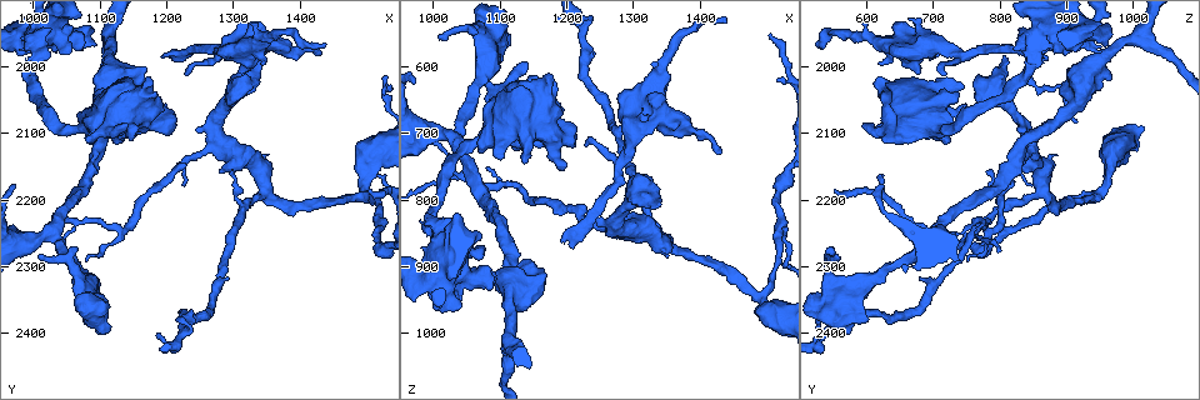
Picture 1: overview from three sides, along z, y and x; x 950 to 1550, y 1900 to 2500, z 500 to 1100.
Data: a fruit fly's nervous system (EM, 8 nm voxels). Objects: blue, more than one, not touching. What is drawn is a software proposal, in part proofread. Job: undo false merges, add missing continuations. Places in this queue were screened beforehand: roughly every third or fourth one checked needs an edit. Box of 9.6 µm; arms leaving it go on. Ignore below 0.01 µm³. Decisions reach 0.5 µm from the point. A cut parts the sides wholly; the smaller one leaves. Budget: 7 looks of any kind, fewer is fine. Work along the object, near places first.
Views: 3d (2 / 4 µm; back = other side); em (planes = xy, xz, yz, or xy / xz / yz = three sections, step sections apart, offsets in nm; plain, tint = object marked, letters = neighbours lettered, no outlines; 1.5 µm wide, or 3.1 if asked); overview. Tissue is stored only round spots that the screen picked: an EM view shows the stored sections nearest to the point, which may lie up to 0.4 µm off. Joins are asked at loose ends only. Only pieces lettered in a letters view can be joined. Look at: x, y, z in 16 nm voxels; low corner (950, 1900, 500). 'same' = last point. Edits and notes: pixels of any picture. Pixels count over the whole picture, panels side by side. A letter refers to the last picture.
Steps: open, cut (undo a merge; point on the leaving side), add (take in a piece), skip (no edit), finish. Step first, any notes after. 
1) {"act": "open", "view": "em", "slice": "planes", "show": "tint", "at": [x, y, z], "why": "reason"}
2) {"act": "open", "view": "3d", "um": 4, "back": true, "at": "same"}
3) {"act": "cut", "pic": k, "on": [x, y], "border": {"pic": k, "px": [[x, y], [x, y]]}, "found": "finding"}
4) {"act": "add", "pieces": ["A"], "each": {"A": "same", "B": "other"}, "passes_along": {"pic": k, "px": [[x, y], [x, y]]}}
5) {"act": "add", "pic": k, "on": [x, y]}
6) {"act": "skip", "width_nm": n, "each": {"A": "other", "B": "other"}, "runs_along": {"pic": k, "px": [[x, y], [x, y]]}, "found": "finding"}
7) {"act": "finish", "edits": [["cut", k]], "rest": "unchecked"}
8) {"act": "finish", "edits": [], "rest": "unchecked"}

{"act": "open", "view": "3d", "um": 4, "at": [1375, 1975, 685], "why": "sudden change in width"}

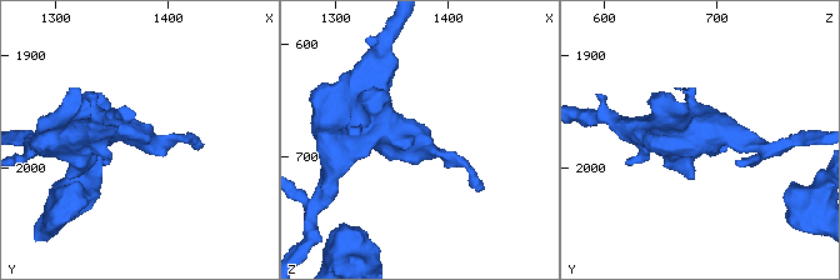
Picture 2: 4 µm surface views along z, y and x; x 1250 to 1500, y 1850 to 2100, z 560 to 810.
{"act": "open", "view": "em", "slice": "planes", "show": "plain", "at": [1374, 1968, 688], "why": "now the EM"}

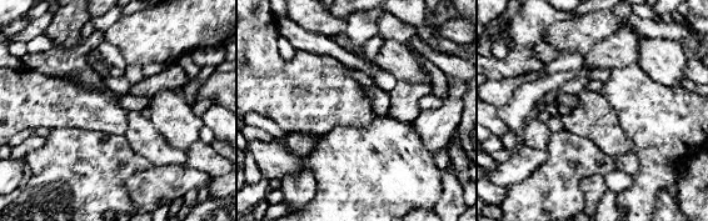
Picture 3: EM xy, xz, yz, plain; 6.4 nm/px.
{"act": "open", "view": "em", "slice": "planes", "show": "letters", "at": "same", "why": "what lies round it"}

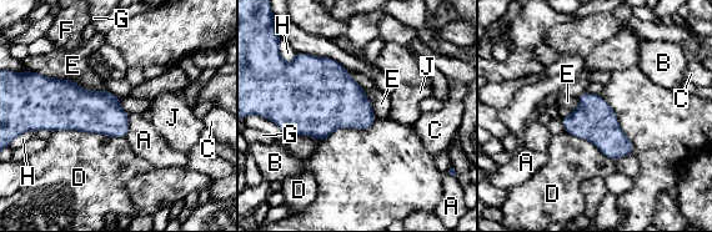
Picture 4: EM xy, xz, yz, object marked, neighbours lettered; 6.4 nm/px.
{"act": "skip", "longest_contact_nm": ["E", 500], "each": {"A": "other", "B": "other", "C": "other", "D": "other", "E": "other", "F": "other", "G": "other", "H": "other", "J": "other"}, "border": {"pic": 4, "px": [[29, 70], [106, 91]]}, "found": "one neuron here"}

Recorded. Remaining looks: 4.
{"act": "open", "view": "em", "slice": "planes", "show": "letters", "at": [1340, 1985, 810], "why": "free end"}

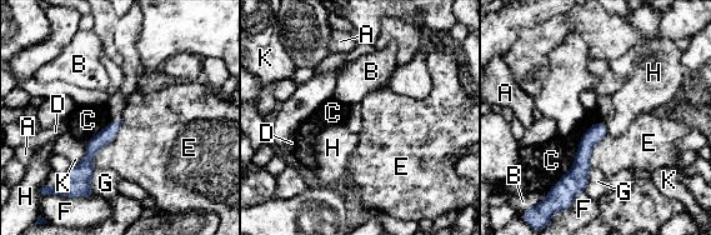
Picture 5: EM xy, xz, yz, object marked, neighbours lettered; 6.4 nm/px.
{"act": "skip", "each": {"A": "other", "B": "other", "C": "other", "D": "other", "E": "other", "F": "other", "G": "other", "H": "other", "K": "other"}, "found": "no lettered piece goes on from it"}

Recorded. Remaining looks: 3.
{"act": "open", "view": "3d", "um": 4, "back": true, "at": [1190, 1990, 860], "why": "branch stops here"}

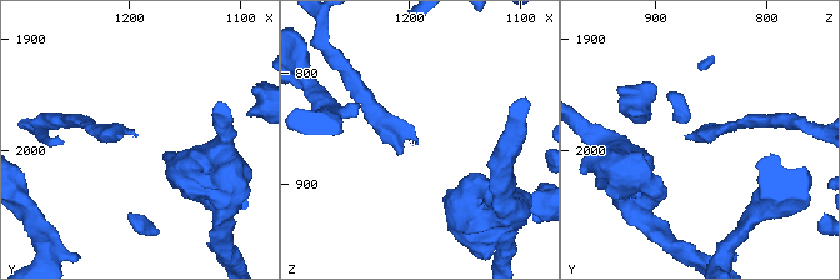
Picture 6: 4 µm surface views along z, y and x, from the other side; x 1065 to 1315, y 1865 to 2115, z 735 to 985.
{"act": "open", "view": "em", "slice": "xz", "step": 4, "show": "letters", "at": [1192, 1988, 860], "why": "need the tissue"}

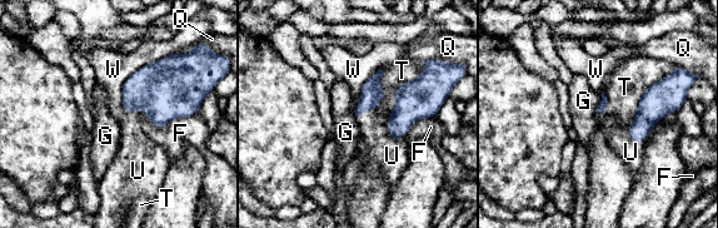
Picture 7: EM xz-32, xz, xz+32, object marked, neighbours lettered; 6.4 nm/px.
{"act": "add", "pieces": ["U"], "each": {"F": "other", "G": "other", "Q": "other", "T": "other", "U": "same", "W": "other"}, "passes_along": {"pic": 7, "px": [[372, 94], [365, 112], [380, 147]]}, "found": "the neuron continues"}

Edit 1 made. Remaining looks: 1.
{"act": "finish", "edits": [["add", 7]], "rest": "unchecked"}

